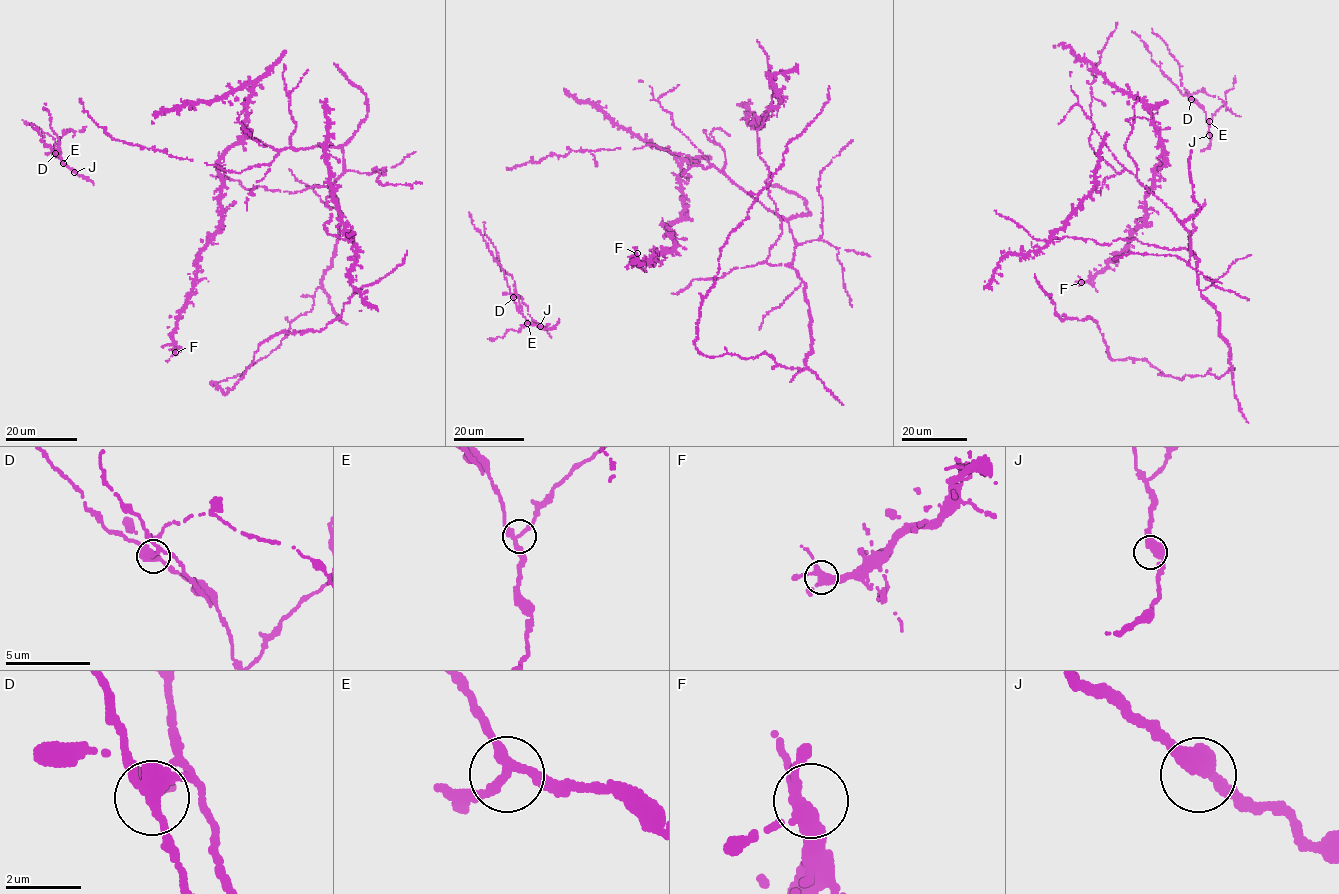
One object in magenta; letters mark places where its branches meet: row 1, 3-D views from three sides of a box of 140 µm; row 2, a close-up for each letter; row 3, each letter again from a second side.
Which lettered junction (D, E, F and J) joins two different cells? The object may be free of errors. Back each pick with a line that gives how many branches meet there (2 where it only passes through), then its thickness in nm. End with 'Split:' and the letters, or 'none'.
D: 3 | 340 nm
Split: D

